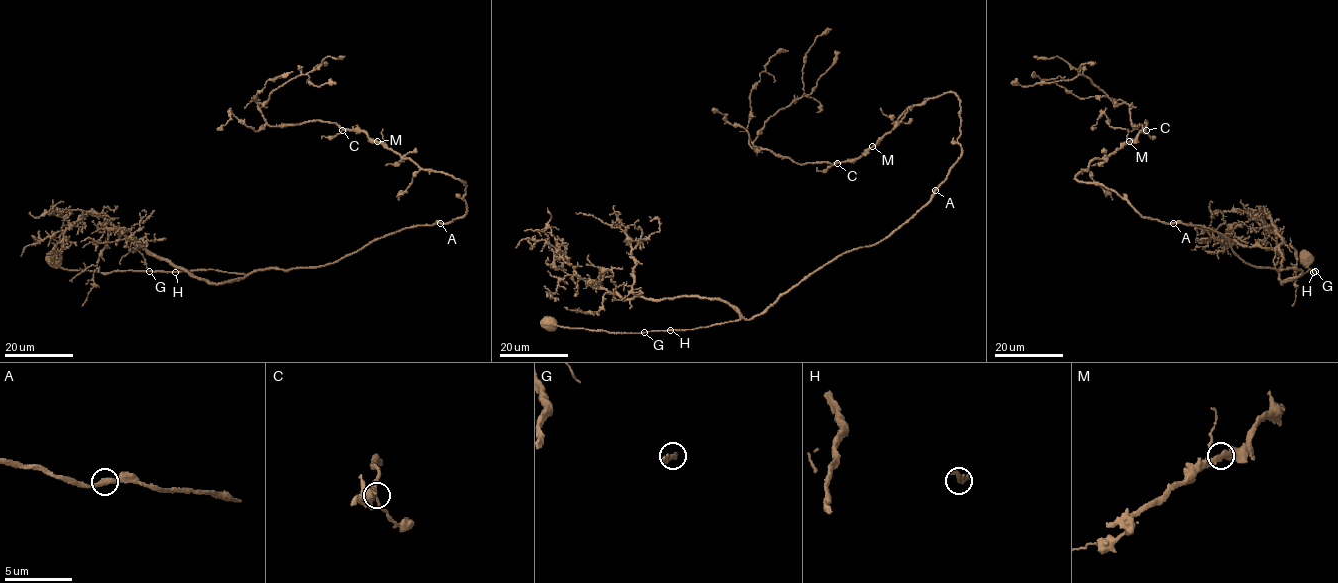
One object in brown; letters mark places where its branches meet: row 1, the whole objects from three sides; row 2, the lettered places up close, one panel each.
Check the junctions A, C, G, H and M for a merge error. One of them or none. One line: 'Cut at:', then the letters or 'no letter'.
Cut at: no letter

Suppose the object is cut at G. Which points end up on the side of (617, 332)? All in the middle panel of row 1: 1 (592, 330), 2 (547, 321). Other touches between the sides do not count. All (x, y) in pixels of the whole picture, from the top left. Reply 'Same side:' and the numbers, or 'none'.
Same side: 1, 2

